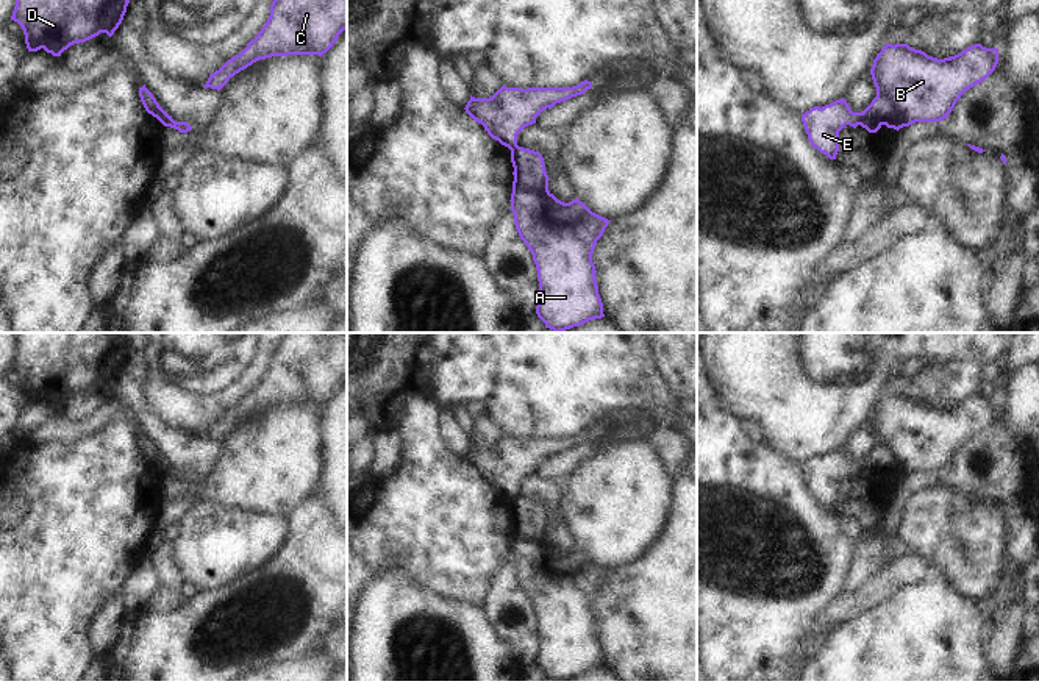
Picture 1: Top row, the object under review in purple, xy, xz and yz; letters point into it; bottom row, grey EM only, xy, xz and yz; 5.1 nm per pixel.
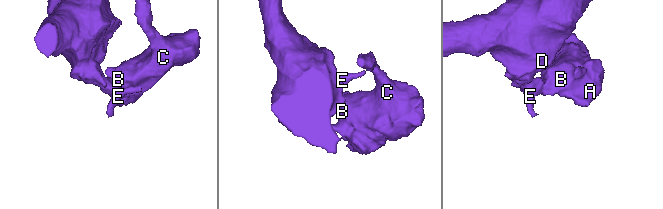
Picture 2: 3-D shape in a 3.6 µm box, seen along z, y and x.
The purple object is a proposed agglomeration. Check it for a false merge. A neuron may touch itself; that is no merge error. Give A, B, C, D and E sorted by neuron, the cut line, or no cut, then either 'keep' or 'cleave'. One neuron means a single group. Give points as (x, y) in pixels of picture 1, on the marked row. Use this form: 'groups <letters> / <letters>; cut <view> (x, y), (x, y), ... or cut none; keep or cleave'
groups A B C / D E; cut yz (863, 113), (858, 124); cleave

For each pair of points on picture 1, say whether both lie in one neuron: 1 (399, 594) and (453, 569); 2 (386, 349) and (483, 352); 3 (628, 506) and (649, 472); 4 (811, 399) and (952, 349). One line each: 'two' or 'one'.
1: two
2: two
3: one
4: one

